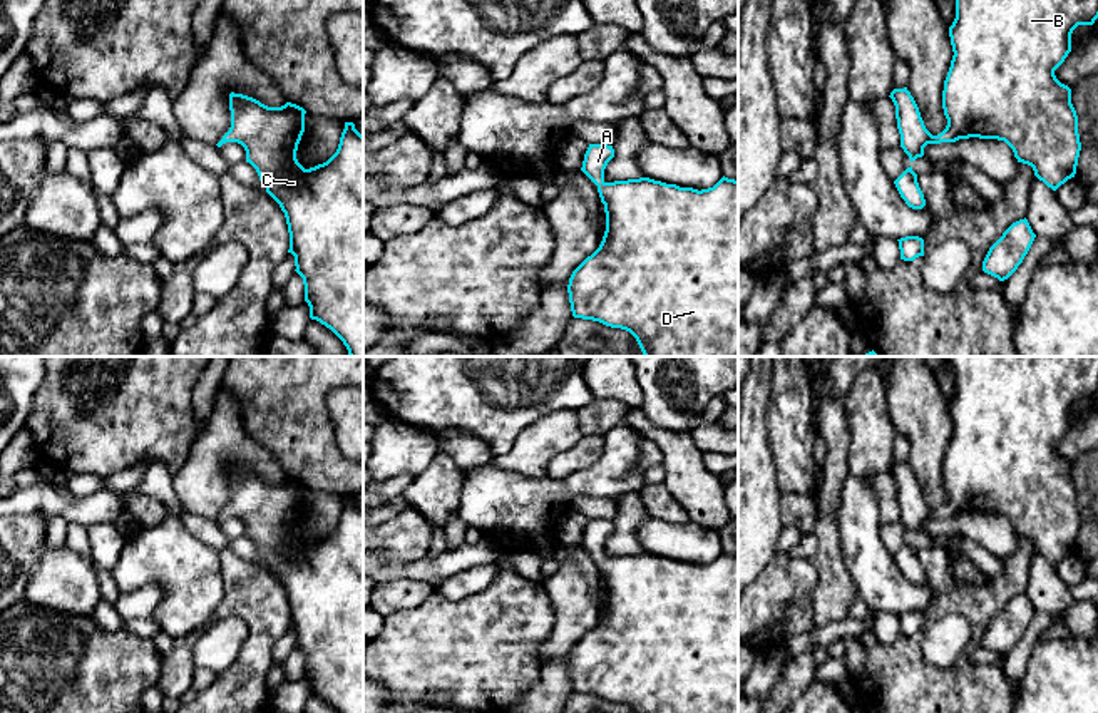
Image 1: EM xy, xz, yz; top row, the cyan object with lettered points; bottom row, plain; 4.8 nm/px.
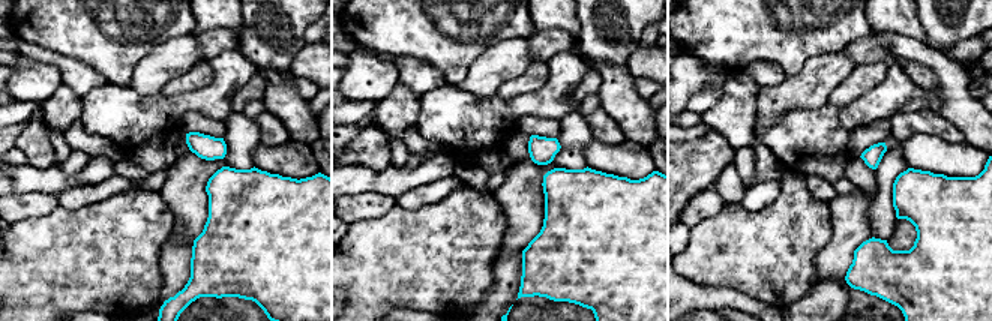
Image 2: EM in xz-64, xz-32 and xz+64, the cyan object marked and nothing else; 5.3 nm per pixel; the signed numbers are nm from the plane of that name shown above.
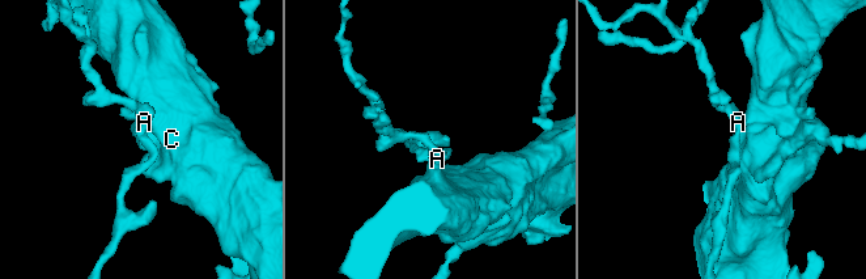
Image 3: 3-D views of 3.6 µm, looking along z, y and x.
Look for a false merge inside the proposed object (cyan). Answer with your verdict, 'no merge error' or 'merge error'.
no merge error

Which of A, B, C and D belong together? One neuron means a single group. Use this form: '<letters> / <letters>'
A B C D

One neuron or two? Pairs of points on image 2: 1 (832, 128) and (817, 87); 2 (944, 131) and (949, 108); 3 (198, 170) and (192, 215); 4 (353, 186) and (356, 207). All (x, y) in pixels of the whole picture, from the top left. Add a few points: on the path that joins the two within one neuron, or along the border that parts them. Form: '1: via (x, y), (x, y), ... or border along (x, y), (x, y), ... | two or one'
1: border along (827, 102), (812, 108), (793, 108), (790, 111) | two
2: border along (935, 105), (961, 131), (965, 140) | two
3: via (192, 180), (192, 204) | one
4: border along (390, 194), (359, 192), (347, 195) | two

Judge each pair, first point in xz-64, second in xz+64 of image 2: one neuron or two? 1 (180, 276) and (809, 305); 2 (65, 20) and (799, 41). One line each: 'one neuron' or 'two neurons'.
1: one neuron
2: one neuron

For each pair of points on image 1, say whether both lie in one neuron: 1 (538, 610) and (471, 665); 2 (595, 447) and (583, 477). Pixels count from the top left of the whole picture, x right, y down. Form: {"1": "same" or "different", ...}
{"1": "same", "2": "different"}

